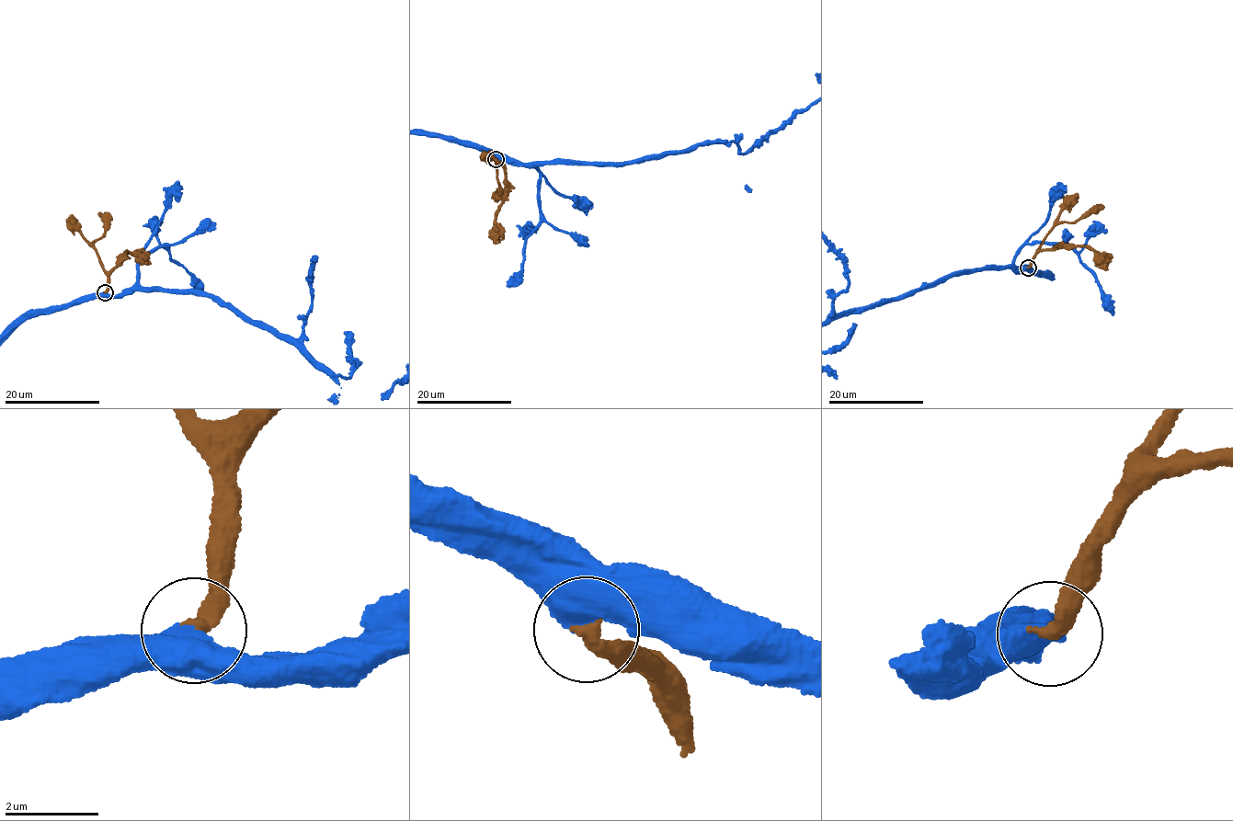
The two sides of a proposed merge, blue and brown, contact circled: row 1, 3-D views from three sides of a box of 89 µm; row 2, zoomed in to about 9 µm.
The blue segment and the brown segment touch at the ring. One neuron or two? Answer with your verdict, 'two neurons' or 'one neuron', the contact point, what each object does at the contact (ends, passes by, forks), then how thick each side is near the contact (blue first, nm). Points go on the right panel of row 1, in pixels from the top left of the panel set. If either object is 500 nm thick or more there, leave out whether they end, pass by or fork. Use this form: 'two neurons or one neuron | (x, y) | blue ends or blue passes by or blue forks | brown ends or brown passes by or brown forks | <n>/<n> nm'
one neuron | (1028, 267) | 700/360 nm

